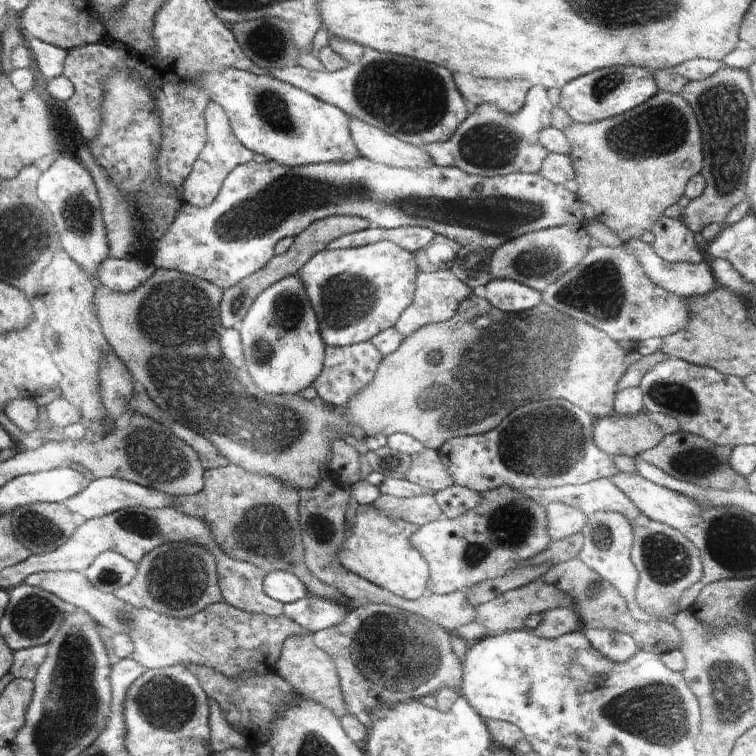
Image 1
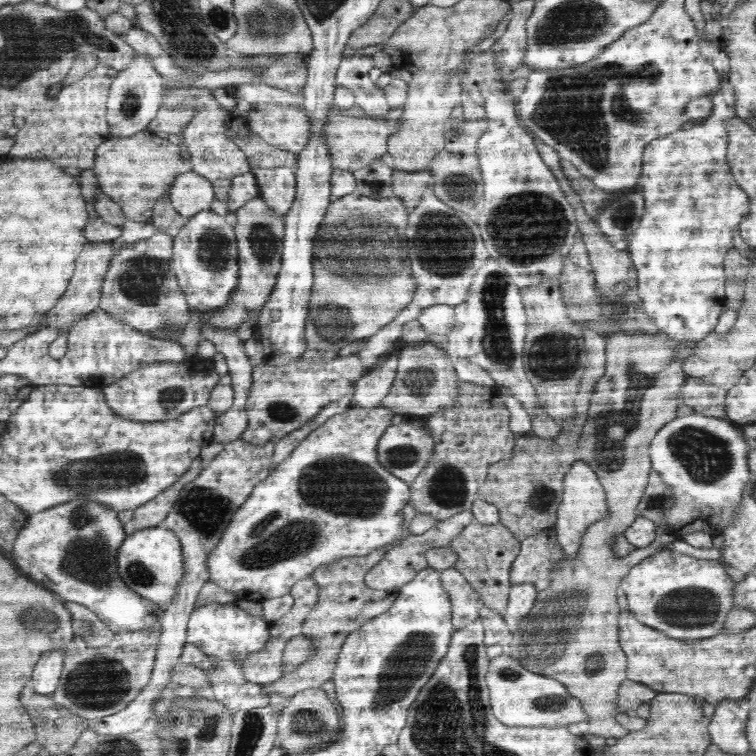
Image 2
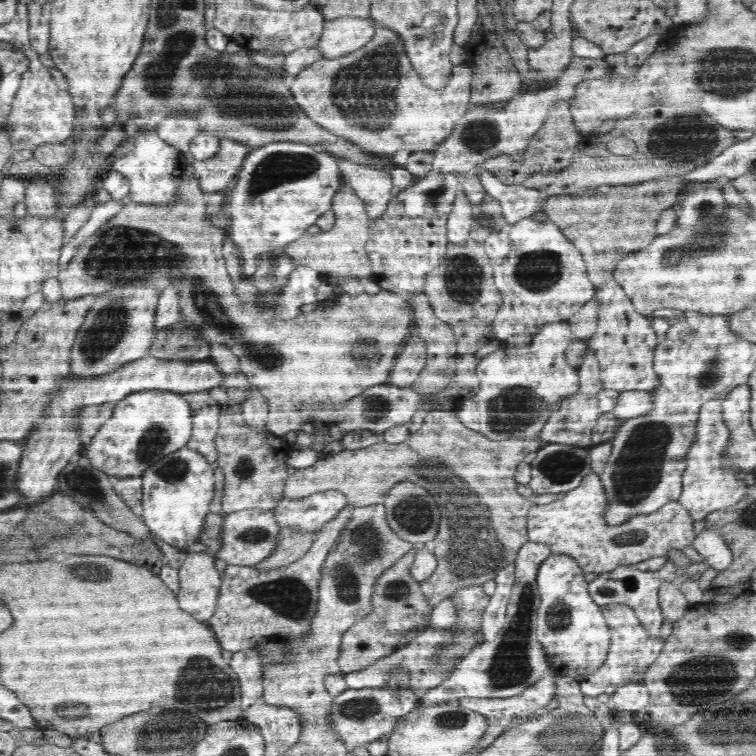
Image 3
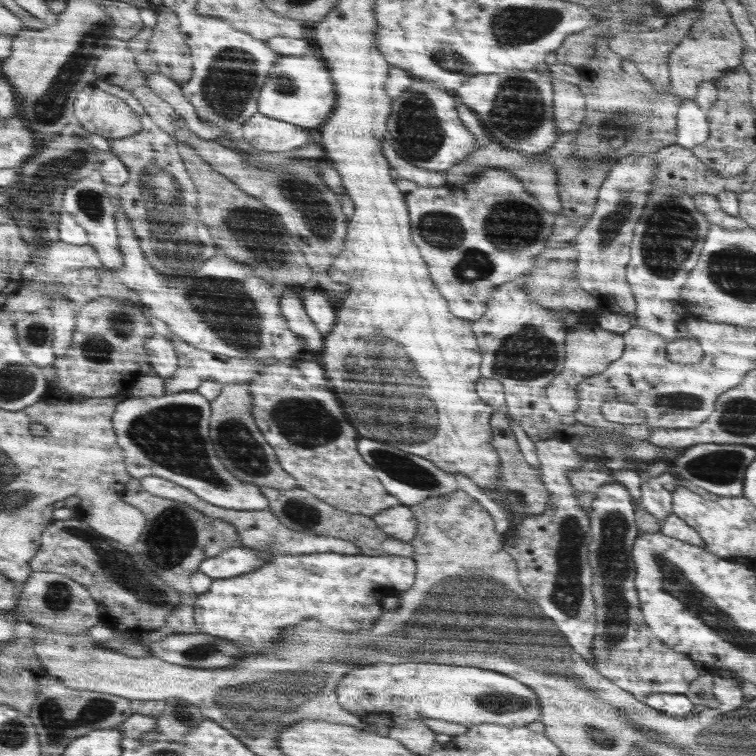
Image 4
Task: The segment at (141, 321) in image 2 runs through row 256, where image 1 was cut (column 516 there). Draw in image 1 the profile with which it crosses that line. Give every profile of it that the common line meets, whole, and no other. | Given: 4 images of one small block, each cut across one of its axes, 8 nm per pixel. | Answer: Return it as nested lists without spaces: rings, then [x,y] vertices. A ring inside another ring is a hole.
[[[534,86],[528,90],[526,102],[520,112],[504,114],[496,110],[494,104],[482,104],[476,110],[470,109],[468,117],[458,126],[450,140],[423,145],[421,150],[431,157],[433,164],[460,168],[463,172],[477,176],[538,173],[544,158],[549,154],[540,144],[538,136],[544,128],[551,127],[551,113],[552,102],[546,90],[542,86]]]

